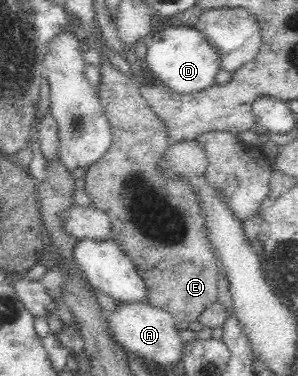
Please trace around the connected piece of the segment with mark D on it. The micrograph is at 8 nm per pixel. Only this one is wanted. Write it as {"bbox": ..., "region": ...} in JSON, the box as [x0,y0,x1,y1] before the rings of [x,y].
{"bbox":[146,27,222,94],"region":[[[167,27],[153,35],[148,43],[146,61],[155,76],[155,82],[178,93],[189,94],[204,91],[215,84],[217,73],[222,70],[221,55],[201,31],[189,27]]]}

